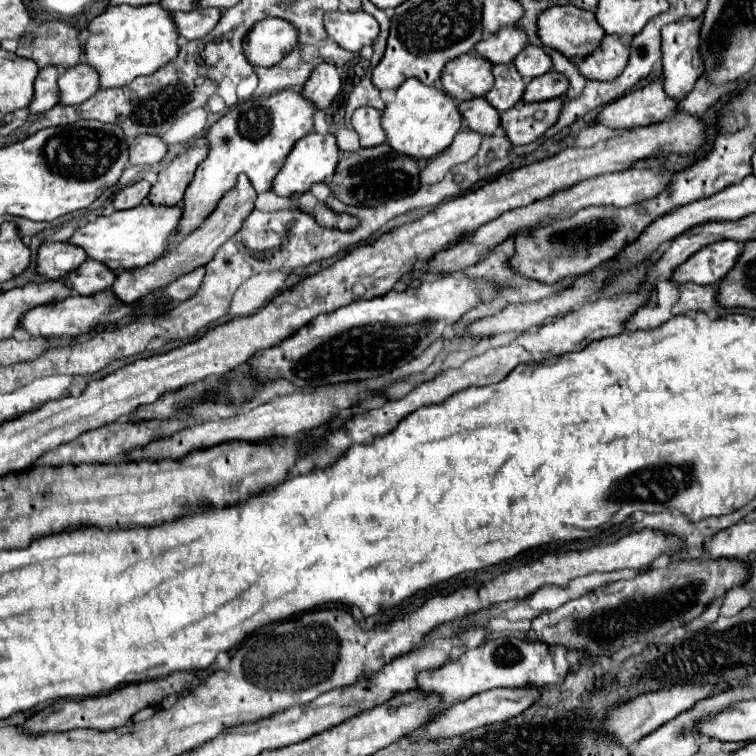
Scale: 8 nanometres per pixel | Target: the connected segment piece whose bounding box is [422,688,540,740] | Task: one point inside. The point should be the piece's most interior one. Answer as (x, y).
(503, 703)

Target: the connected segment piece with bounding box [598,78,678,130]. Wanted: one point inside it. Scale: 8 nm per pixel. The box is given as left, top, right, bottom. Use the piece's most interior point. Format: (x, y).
(651, 104)

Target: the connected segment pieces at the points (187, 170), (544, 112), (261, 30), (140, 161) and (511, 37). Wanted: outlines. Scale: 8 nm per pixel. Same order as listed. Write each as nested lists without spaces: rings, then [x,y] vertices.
[[[190,148],[186,154],[174,158],[166,168],[158,172],[158,182],[152,186],[148,200],[156,206],[176,206],[182,196],[184,188],[192,182],[194,170],[204,160],[206,148]]]
[[[560,98],[536,104],[524,104],[524,100],[520,100],[508,112],[500,114],[502,128],[506,130],[506,136],[514,146],[530,144],[558,120],[560,108]]]
[[[264,18],[252,26],[242,50],[252,66],[276,66],[298,42],[296,28],[282,18]]]
[[[138,136],[130,146],[130,164],[156,166],[166,156],[168,144],[158,136]]]
[[[508,26],[488,38],[482,38],[474,46],[474,52],[486,58],[490,64],[510,64],[524,46],[526,34],[514,26]]]

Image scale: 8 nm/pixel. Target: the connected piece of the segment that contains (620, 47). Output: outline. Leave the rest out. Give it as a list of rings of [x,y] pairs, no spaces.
[[[604,36],[592,54],[576,62],[576,68],[586,80],[614,80],[620,76],[626,62],[628,42],[622,42],[618,36]]]

